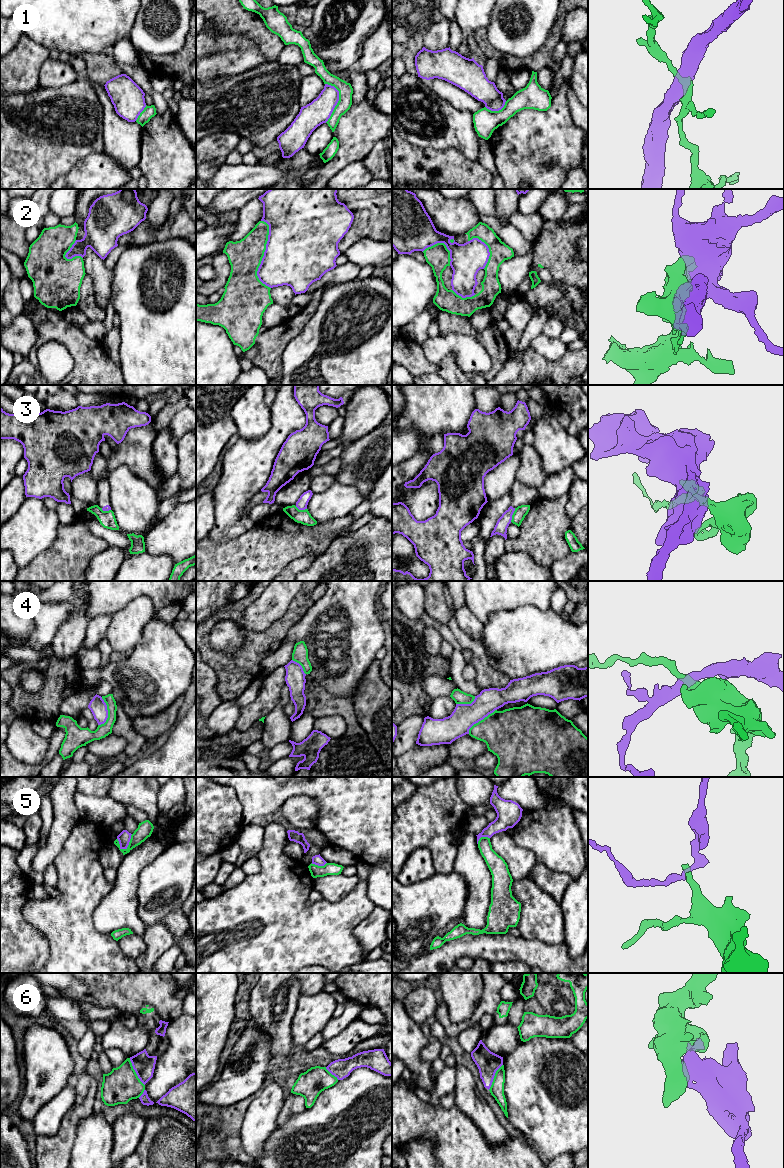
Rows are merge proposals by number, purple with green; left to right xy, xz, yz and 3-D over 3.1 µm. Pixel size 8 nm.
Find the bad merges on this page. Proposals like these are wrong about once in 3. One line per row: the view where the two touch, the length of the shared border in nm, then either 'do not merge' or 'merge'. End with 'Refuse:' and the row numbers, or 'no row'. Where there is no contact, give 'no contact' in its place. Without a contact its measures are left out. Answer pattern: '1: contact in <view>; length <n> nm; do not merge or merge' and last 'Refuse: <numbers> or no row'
1: contact in xz; length 320 nm; do not merge
2: contact in xz; length 550 nm; do not merge
3: contact in yz; length 120 nm; do not merge
4: contact in xy; length 240 nm; do not merge
5: contact in xy; length 160 nm; do not merge
6: contact in xy; length 260 nm; merge
Refuse: 1, 2, 3, 4, 5

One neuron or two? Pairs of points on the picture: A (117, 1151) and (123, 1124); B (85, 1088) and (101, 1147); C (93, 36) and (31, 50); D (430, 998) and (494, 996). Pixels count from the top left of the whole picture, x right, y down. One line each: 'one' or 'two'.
A: one
B: two
C: two
D: two

